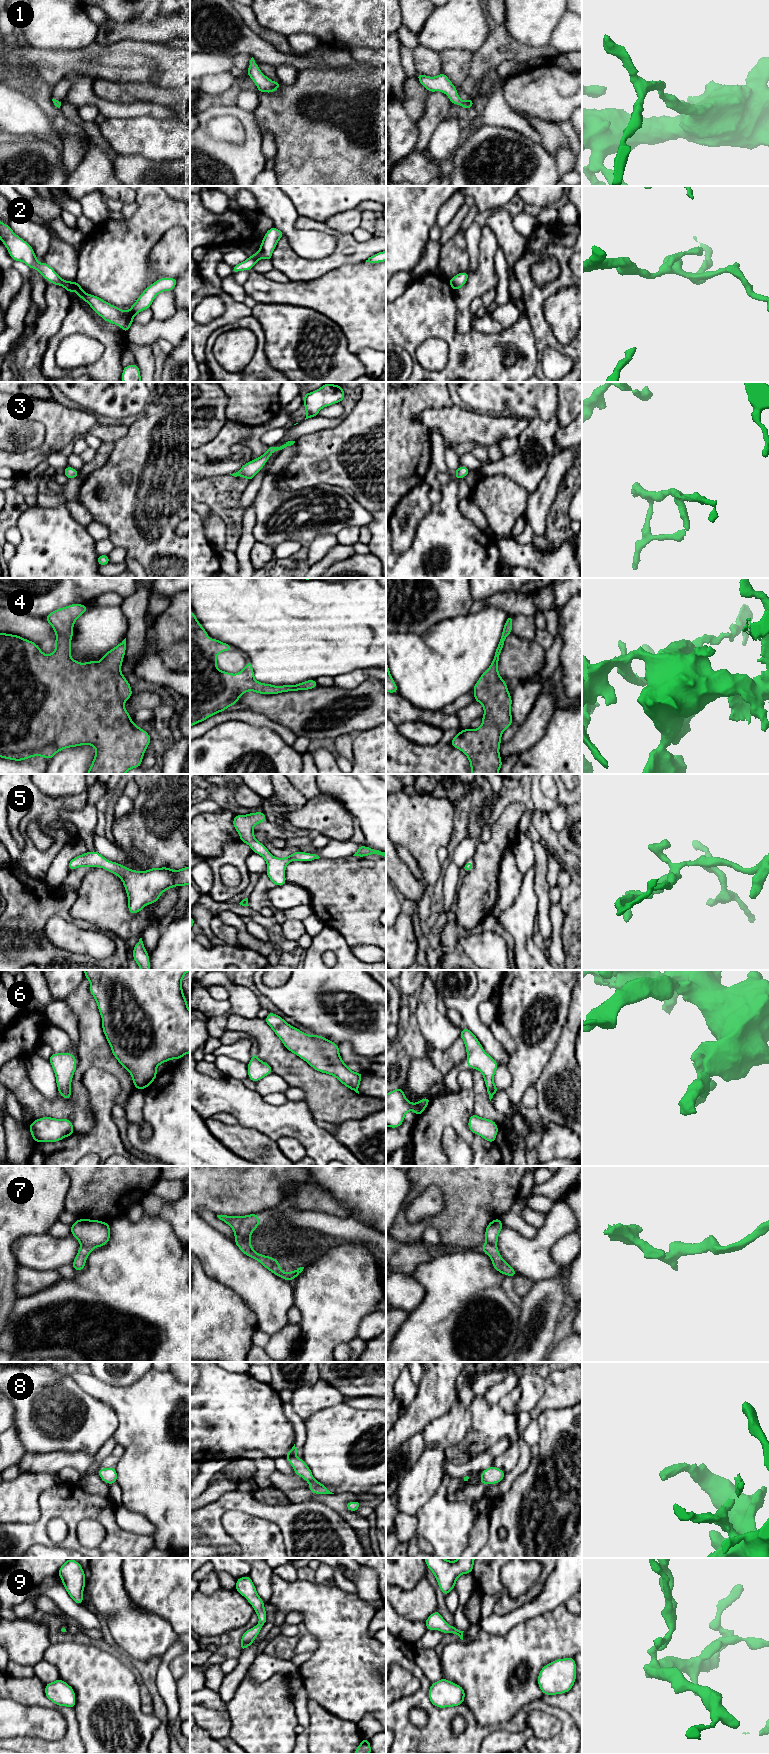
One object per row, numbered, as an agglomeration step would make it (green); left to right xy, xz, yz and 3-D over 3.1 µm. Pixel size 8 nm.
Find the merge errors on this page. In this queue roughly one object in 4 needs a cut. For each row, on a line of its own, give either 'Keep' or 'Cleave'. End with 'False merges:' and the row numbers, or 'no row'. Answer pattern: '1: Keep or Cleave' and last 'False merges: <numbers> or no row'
1: Keep
2: Keep
3: Keep
4: Keep
5: Keep
6: Keep
7: Keep
8: Keep
9: Keep
False merges: no row

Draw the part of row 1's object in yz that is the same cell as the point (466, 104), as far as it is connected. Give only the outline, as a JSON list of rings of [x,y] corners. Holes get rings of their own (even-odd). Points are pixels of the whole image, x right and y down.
[[[443,72],[436,77],[429,77],[417,73],[417,77],[421,85],[424,86],[429,92],[441,91],[449,97],[452,104],[461,105],[466,110],[470,107],[474,107],[473,99],[465,101],[460,99],[456,87]]]

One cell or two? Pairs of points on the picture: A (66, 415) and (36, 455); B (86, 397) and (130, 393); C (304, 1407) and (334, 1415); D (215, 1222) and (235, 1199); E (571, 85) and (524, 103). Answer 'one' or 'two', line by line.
A: one
B: one
C: two
D: two
E: one

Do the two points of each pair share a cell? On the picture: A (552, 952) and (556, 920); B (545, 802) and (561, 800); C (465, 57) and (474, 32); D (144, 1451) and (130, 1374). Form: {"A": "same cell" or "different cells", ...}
{"A": "same cell", "B": "same cell", "C": "different cells", "D": "different cells"}

